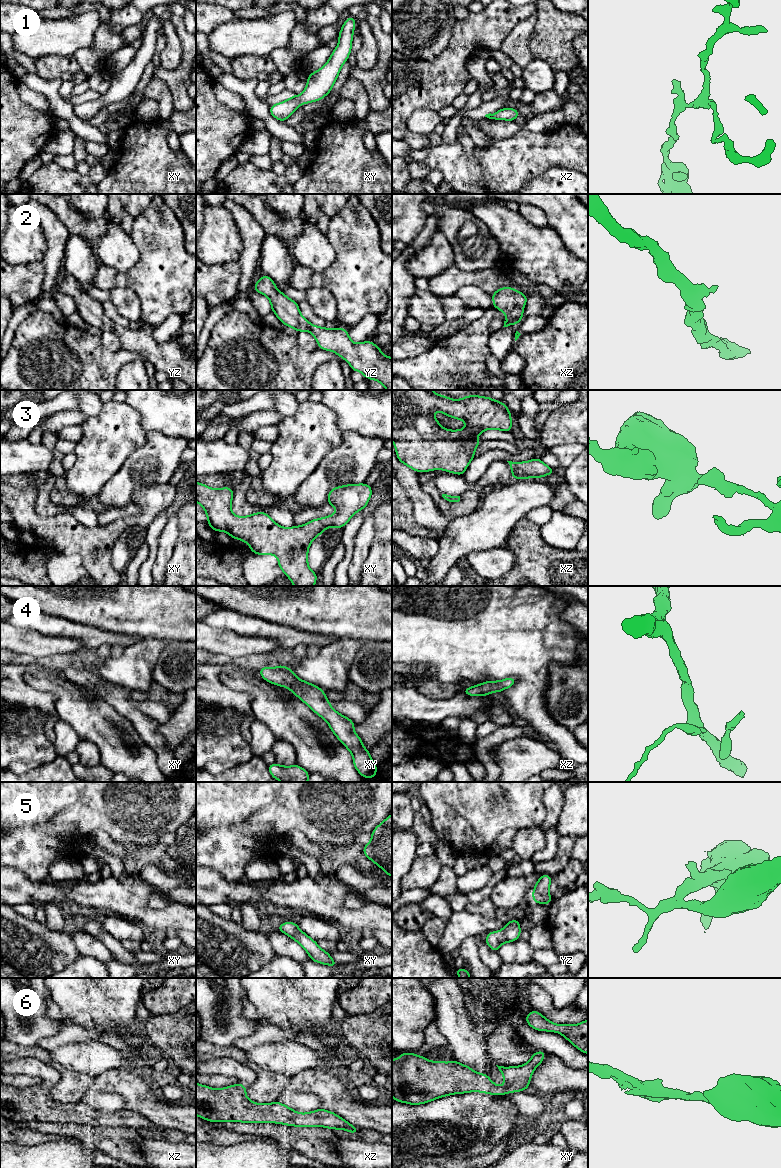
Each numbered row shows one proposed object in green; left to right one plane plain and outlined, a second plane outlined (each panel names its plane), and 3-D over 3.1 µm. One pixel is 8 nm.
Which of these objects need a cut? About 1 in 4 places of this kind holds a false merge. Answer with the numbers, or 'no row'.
no row

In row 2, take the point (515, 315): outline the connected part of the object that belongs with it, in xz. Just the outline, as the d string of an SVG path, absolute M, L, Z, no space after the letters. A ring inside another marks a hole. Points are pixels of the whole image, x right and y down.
M502 287L491 294L493 308L500 309L508 317L503 327L519 324L523 318L523 310L528 300L527 296L512 287Z

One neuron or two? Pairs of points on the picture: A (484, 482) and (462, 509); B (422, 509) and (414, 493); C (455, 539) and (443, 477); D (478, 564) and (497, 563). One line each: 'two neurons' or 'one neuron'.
A: two neurons
B: one neuron
C: two neurons
D: one neuron

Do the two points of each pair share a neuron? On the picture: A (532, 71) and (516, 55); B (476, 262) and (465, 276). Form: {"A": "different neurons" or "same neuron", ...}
{"A": "different neurons", "B": "different neurons"}

